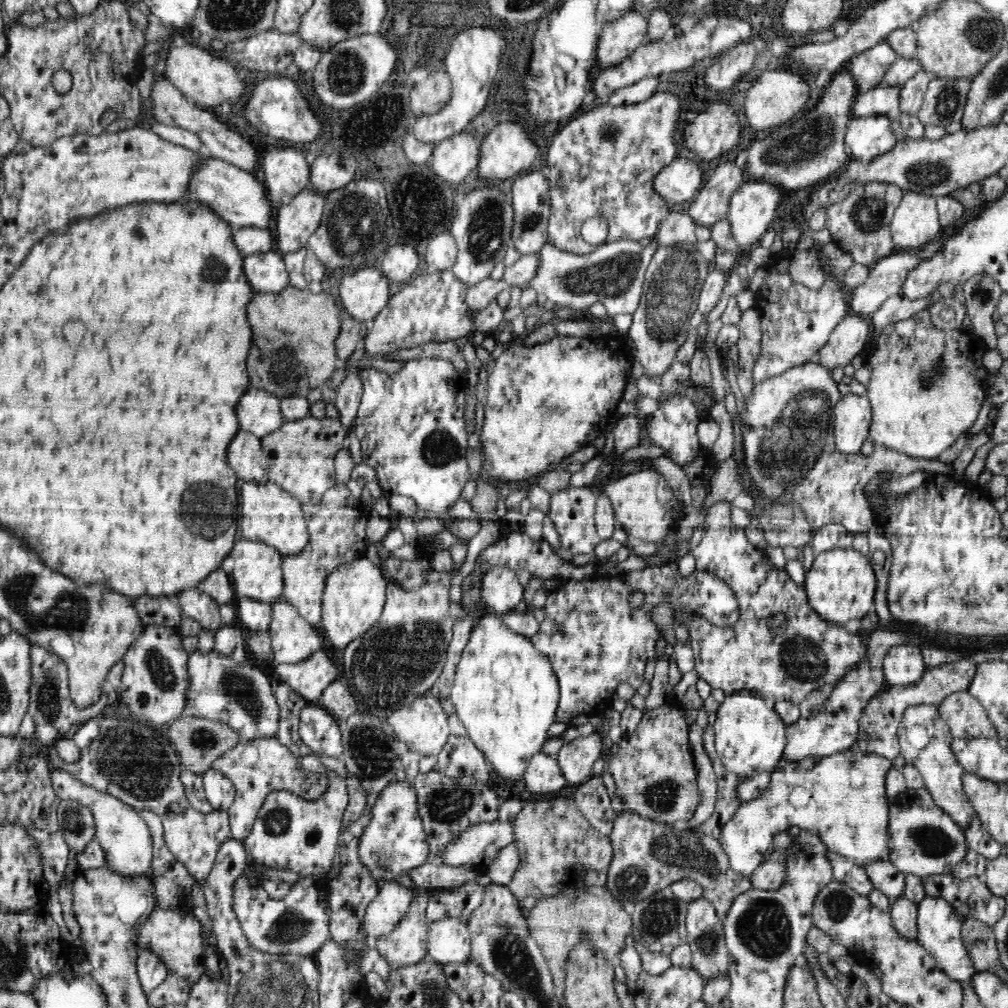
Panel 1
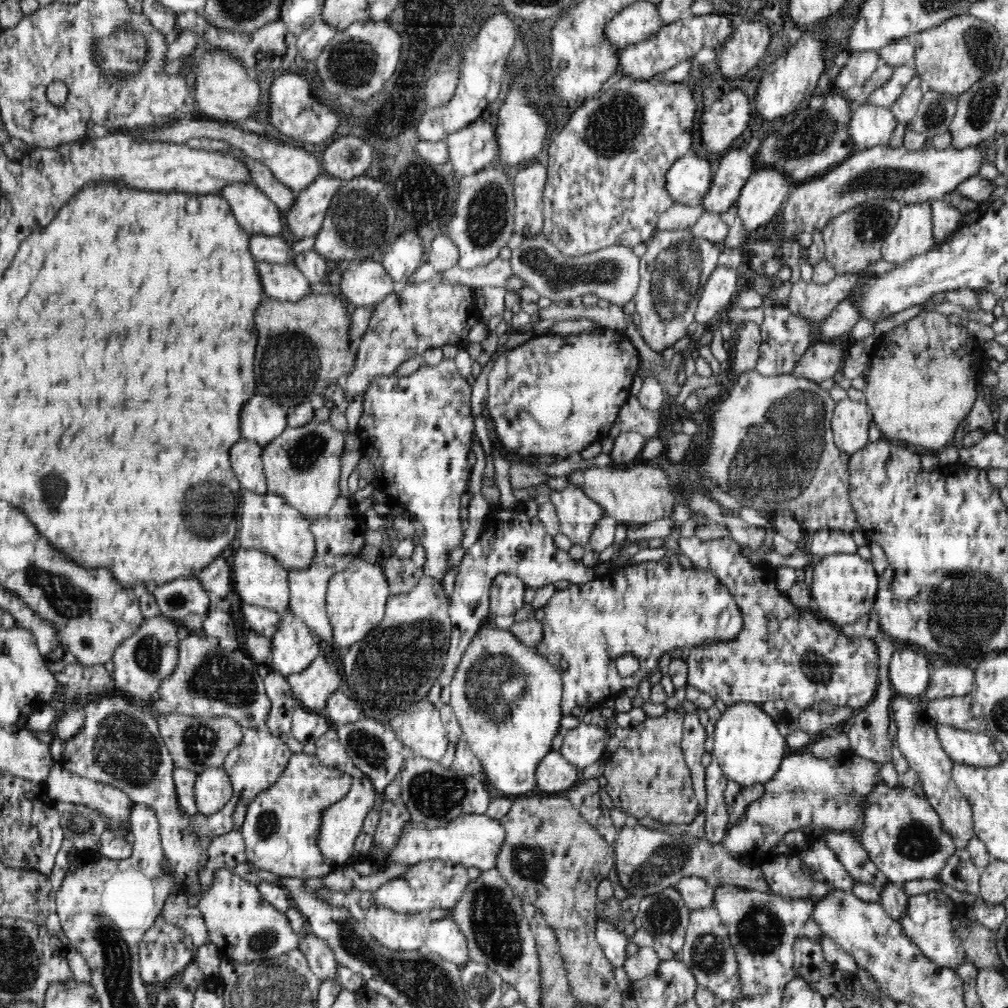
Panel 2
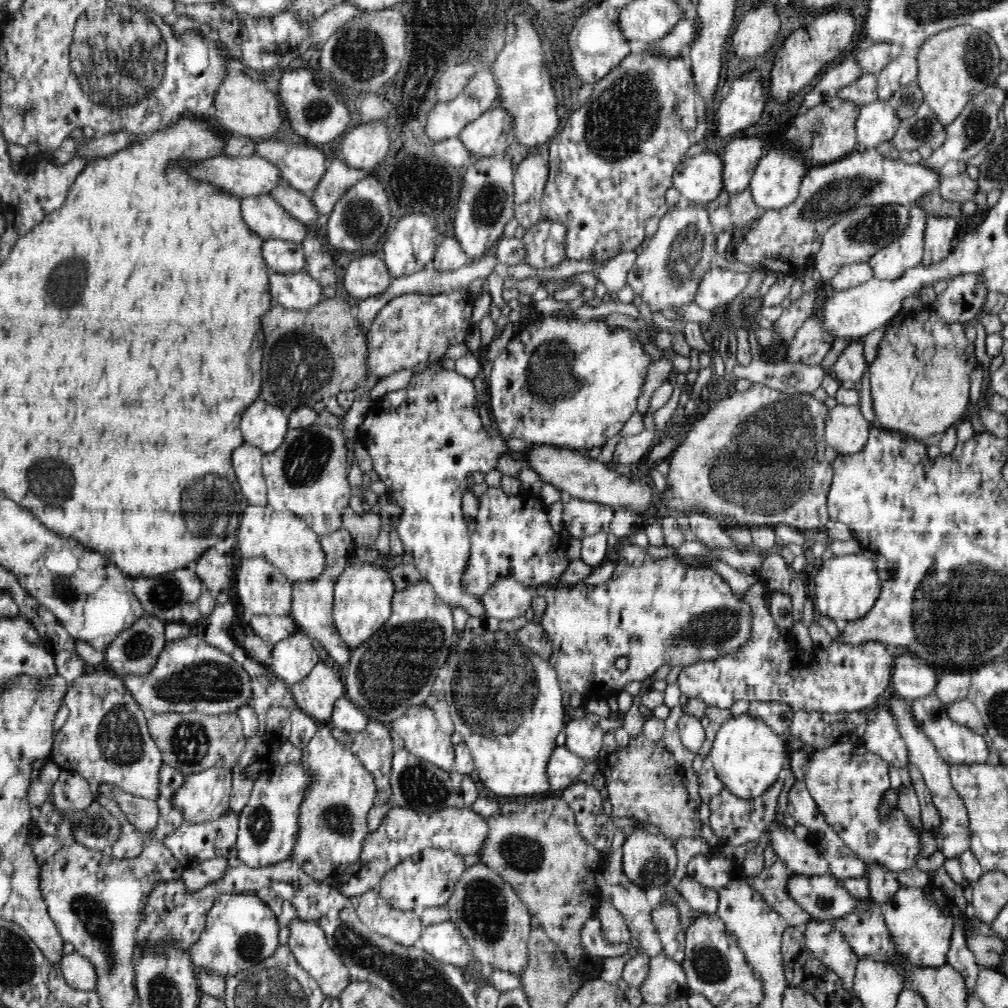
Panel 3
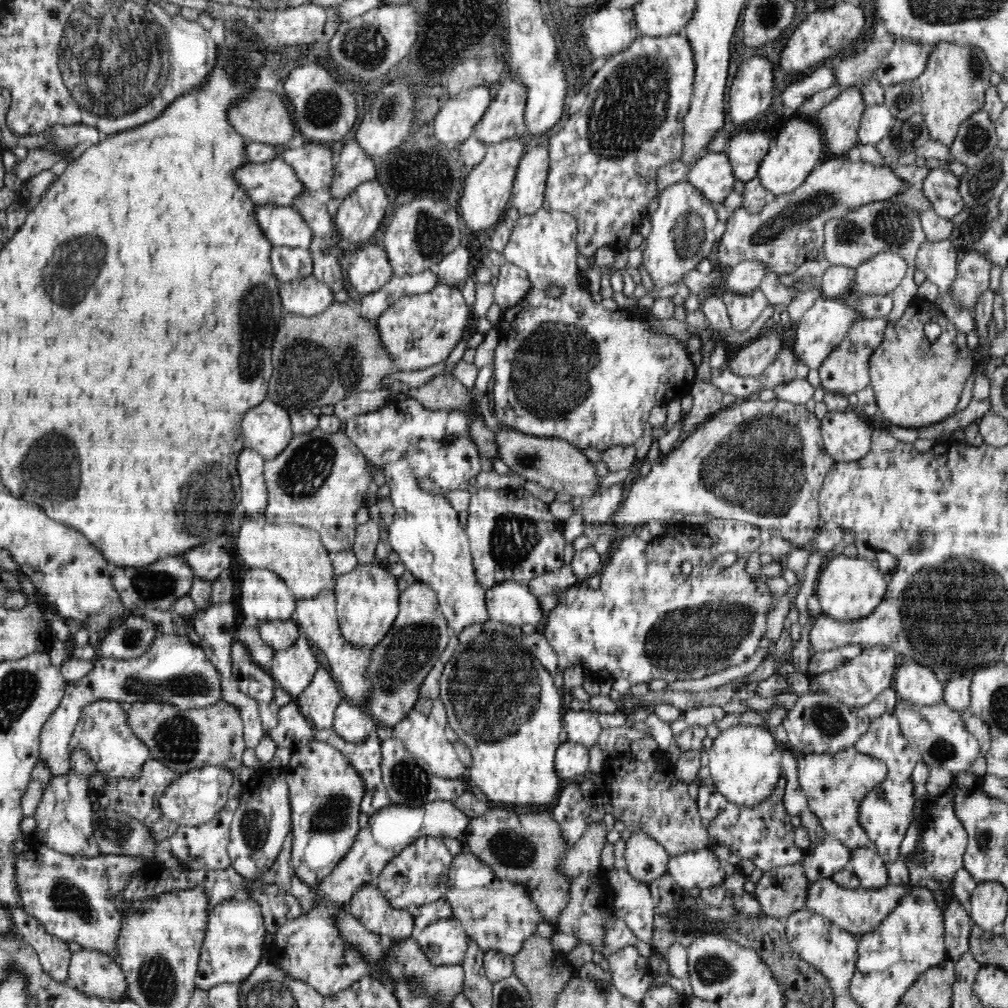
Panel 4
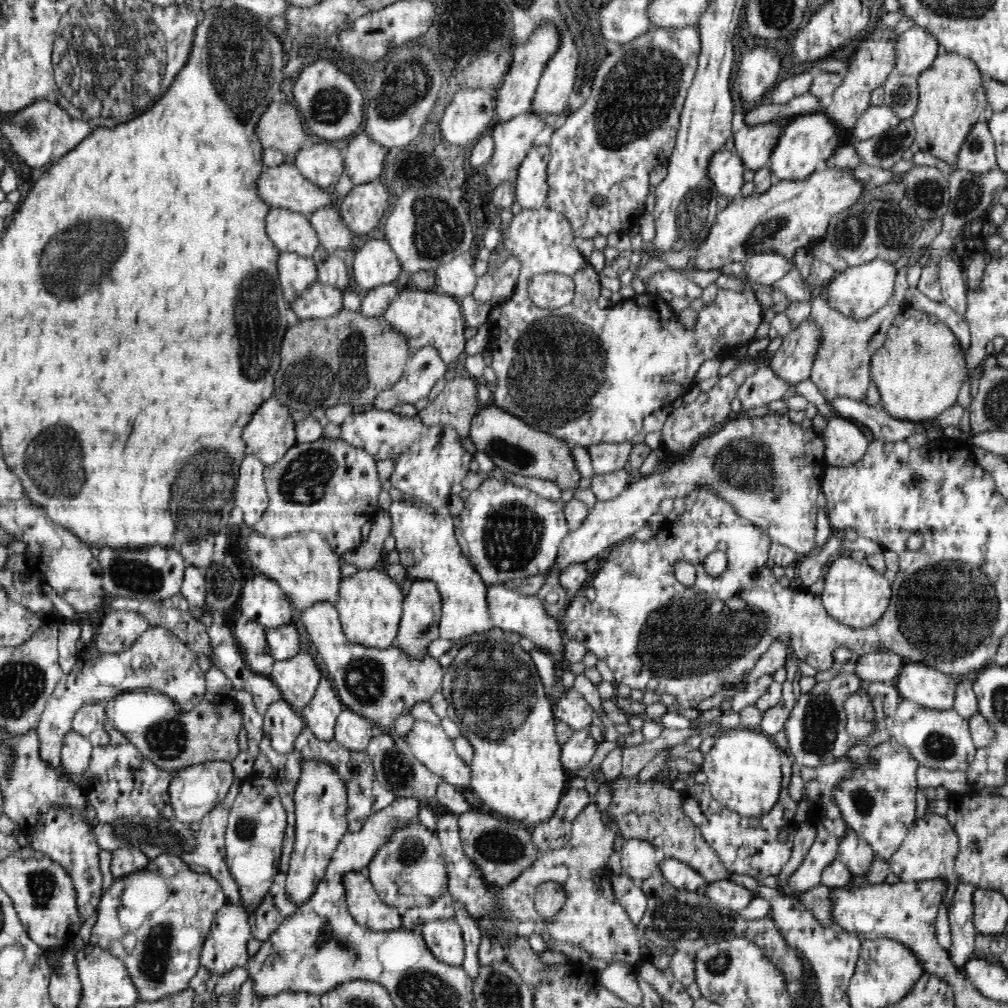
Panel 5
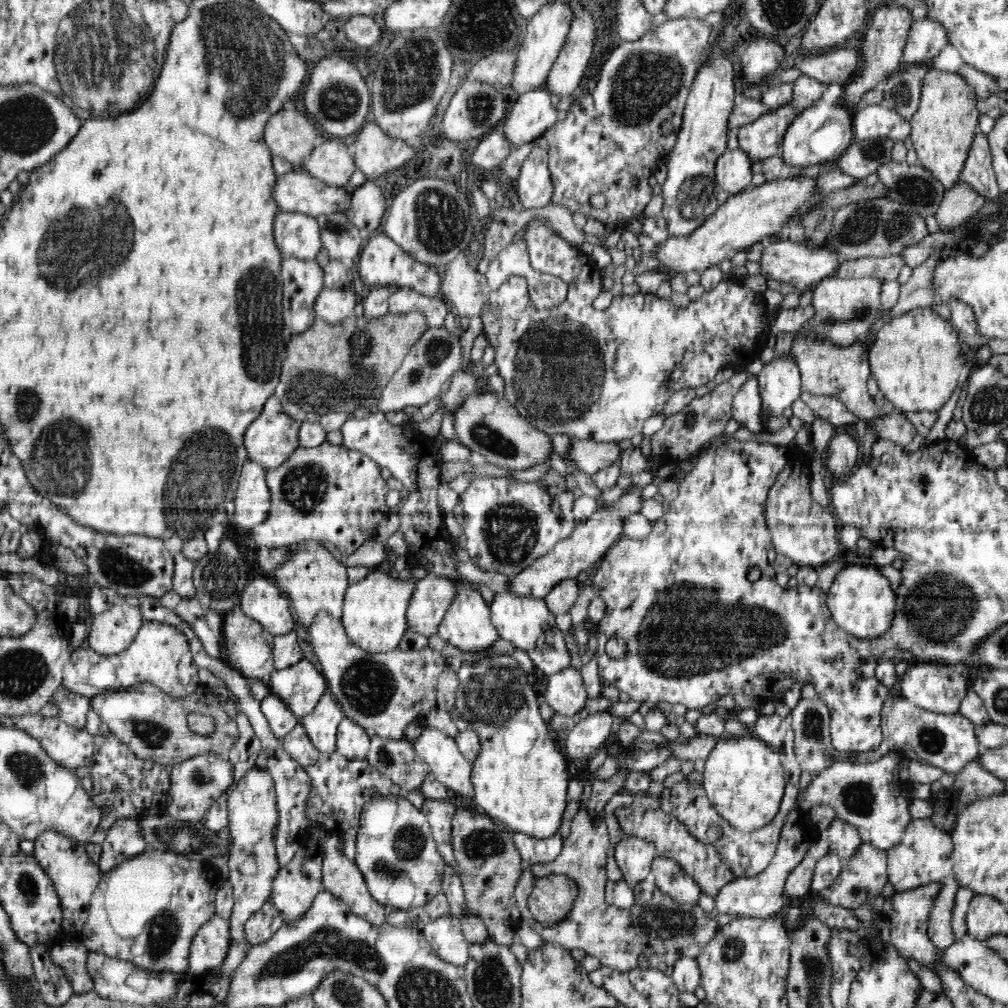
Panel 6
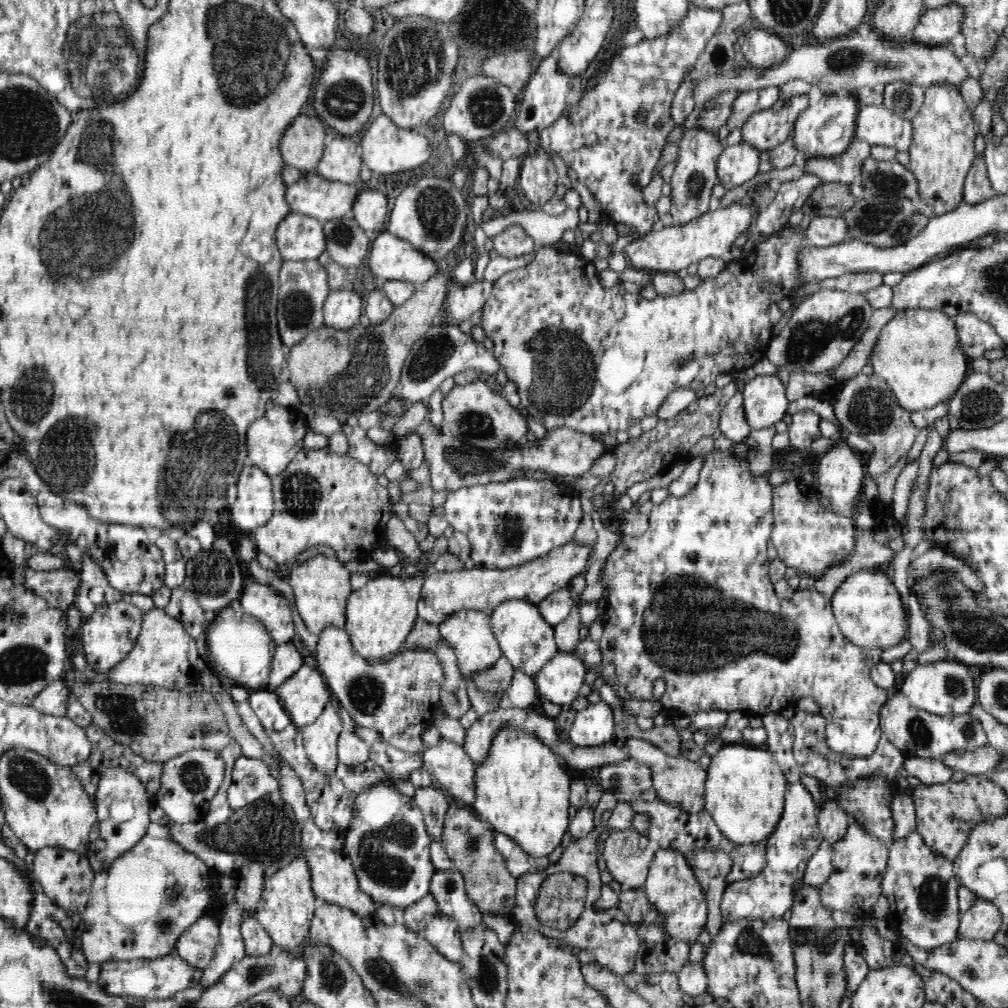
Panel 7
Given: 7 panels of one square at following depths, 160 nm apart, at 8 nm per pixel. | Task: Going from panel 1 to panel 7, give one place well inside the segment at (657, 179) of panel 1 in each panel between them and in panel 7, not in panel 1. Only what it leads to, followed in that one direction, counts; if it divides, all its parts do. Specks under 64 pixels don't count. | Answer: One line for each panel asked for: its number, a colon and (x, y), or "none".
2: (689, 178)
3: (699, 178)
4: (712, 175)
5: (726, 171)
6: (733, 170)
7: (738, 163)

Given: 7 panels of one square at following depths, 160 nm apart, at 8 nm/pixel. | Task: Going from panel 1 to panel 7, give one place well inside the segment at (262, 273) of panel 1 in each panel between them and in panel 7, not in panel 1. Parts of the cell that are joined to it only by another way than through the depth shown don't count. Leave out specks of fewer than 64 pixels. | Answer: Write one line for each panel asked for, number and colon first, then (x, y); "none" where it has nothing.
2: (279, 281)
3: (299, 291)
4: (308, 296)
5: (320, 301)
6: (332, 305)
7: (342, 309)

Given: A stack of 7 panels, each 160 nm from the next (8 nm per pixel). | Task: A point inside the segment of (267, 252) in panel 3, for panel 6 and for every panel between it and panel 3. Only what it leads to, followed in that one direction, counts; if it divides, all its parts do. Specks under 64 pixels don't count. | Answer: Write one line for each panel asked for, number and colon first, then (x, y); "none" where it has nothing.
4: (288, 263)
5: (296, 272)
6: (303, 279)

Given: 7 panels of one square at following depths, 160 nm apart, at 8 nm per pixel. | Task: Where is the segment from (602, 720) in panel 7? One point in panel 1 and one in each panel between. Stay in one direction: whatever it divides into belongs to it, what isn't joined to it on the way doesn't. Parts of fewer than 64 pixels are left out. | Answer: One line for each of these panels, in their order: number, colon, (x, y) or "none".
1: (543, 774)
2: (553, 774)
3: (563, 768)
4: (571, 759)
5: (575, 753)
6: (591, 730)

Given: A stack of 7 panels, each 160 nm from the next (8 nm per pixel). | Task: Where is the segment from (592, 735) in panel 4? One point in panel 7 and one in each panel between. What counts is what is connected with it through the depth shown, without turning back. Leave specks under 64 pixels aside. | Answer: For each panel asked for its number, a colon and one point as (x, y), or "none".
5: (572, 708)
6: (565, 692)
7: (559, 680)

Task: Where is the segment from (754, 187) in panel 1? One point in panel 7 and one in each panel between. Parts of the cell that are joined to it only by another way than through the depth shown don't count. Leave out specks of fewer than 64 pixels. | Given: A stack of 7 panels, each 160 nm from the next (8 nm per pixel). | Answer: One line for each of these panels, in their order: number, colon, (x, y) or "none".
2: (766, 190)
3: (776, 181)
4: (797, 150)
5: (807, 142)
6: (821, 133)
7: (826, 128)

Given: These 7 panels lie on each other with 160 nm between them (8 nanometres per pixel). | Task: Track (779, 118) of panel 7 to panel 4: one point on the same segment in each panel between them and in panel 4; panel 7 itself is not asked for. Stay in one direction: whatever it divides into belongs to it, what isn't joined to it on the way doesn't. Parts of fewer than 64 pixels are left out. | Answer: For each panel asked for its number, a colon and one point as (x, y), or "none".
4: (747, 149)
5: (754, 144)
6: (761, 139)

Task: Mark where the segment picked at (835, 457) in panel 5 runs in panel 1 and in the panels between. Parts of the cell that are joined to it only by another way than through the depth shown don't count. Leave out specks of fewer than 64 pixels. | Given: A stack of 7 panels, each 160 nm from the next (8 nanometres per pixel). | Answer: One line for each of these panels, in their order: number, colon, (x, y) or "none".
1: (852, 416)
2: (850, 421)
3: (847, 431)
4: (846, 437)

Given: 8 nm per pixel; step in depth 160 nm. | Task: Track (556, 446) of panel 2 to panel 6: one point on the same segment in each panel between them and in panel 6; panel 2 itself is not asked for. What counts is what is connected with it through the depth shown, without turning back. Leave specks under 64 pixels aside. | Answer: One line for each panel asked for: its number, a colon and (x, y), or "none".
3: (560, 382)
4: (566, 368)
5: (588, 375)
6: (597, 375)

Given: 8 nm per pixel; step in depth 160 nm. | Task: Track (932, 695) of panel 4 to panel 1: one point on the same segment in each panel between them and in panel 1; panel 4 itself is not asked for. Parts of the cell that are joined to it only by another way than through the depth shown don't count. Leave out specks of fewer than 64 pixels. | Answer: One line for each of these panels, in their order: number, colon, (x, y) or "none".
1: (903, 665)
2: (909, 673)
3: (911, 678)

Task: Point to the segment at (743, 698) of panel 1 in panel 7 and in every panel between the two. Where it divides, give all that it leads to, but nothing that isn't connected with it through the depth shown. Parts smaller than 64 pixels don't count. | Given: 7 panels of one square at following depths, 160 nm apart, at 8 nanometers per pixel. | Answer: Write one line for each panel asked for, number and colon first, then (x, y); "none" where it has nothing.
2: (748, 746)
3: (747, 755)
4: (745, 762)
5: (743, 768)
6: (744, 780)
7: (745, 789)

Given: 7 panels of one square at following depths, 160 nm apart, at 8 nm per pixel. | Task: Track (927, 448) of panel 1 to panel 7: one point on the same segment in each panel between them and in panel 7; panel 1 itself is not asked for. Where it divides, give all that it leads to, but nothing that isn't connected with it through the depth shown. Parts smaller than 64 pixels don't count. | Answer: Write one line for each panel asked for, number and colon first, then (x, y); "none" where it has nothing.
2: (922, 381)
3: (920, 378)
4: (916, 382)
5: (919, 370)
6: (917, 359)
7: (917, 352)

